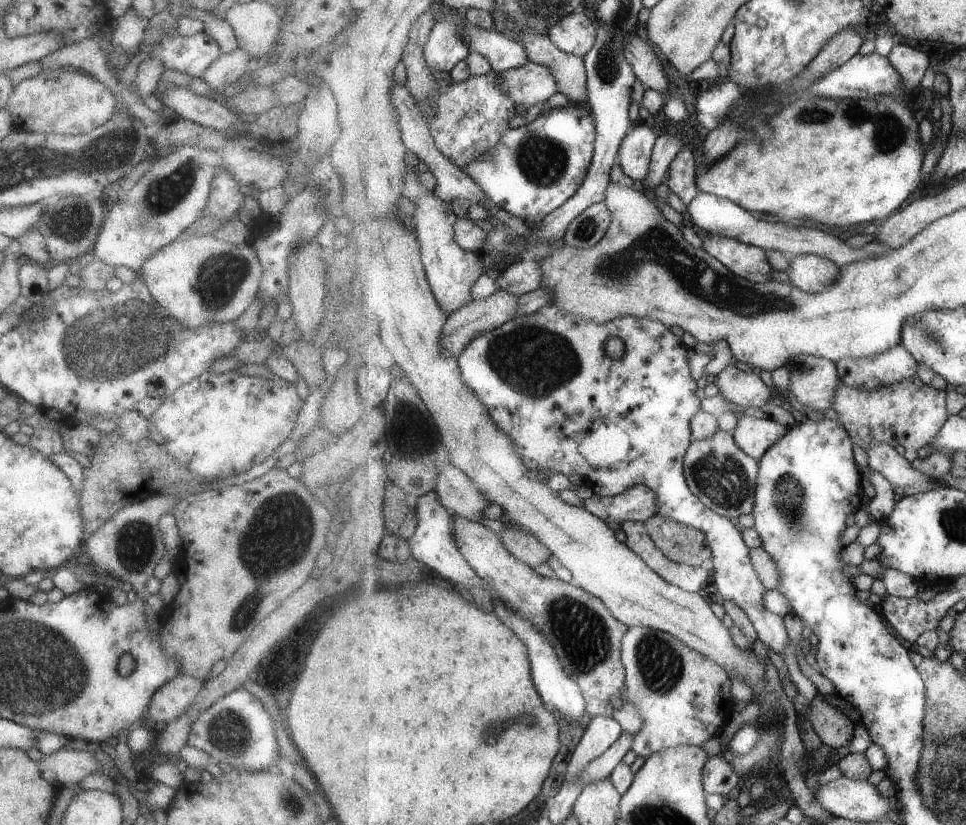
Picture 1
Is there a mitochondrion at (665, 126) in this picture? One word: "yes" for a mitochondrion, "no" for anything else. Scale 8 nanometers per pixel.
no

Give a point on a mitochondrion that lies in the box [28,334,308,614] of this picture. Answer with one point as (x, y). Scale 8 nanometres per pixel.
(135, 548)

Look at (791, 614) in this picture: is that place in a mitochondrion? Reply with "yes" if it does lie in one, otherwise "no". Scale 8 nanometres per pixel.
no

